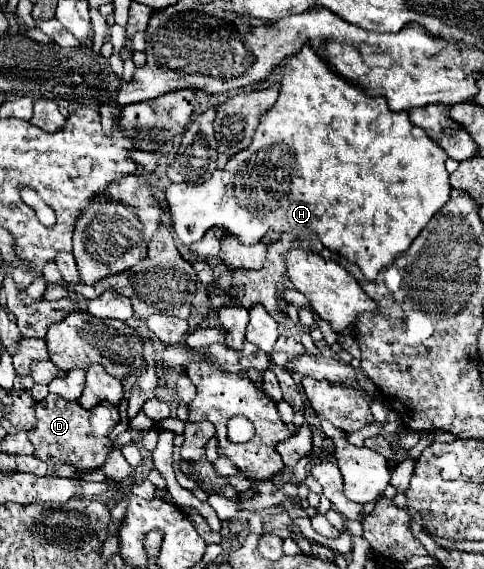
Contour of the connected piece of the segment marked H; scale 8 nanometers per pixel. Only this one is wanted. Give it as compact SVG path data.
M304 47L298 55L290 57L284 65L284 79L280 85L280 95L278 101L274 103L274 107L262 117L262 123L258 125L258 131L254 135L254 141L250 143L250 147L246 151L240 151L238 155L230 157L224 169L216 169L214 175L210 177L210 181L206 181L204 185L190 185L190 183L180 183L180 185L168 185L164 189L164 199L166 199L166 209L172 217L172 227L176 231L176 237L184 243L196 243L202 239L202 235L212 229L212 227L224 227L228 235L238 237L240 243L244 245L254 245L260 243L270 231L276 233L290 233L296 235L296 241L302 239L310 239L312 235L316 235L322 245L326 249L330 249L332 253L336 253L338 257L346 259L348 263L354 263L360 267L360 271L364 273L366 281L374 281L378 271L384 269L386 265L390 265L394 261L396 255L404 253L410 243L418 237L418 233L426 227L426 223L442 209L442 205L450 199L450 183L448 183L448 171L444 167L444 161L448 159L446 151L442 151L442 147L438 147L434 141L430 141L430 137L414 127L408 119L408 115L402 113L394 113L388 109L386 101L382 97L368 97L360 87L346 83L342 77L338 77L310 47Z

